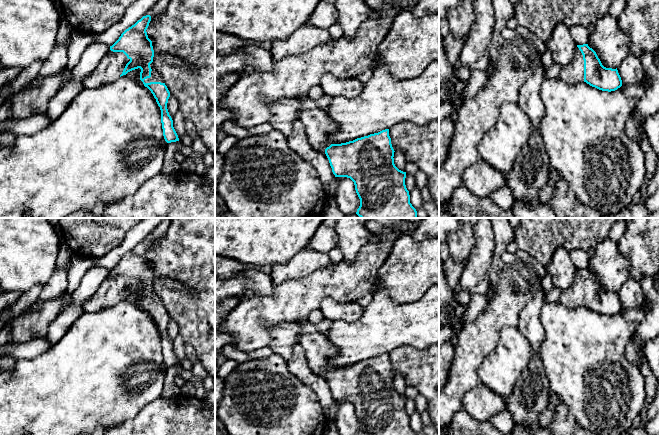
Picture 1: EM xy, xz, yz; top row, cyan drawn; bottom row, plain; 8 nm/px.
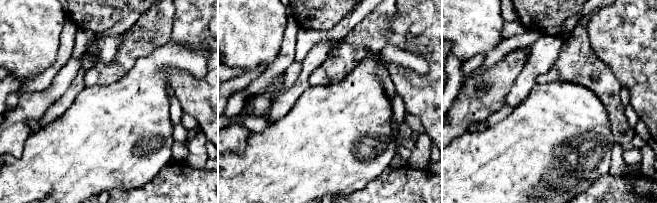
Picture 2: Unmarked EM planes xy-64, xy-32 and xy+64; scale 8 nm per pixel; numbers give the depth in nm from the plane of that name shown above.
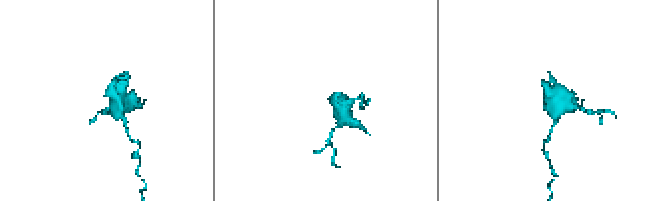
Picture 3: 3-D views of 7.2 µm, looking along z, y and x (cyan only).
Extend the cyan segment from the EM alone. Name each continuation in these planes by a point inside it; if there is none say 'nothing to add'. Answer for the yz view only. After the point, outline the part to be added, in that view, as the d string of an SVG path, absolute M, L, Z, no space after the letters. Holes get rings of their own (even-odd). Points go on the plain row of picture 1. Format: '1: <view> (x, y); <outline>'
1: yz (573, 297); M578 271L576 272L573 285L561 293L559 302L567 308L576 308L584 305L584 284Z

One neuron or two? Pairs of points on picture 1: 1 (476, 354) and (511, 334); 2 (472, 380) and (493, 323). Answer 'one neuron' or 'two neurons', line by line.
1: two neurons
2: one neuron

